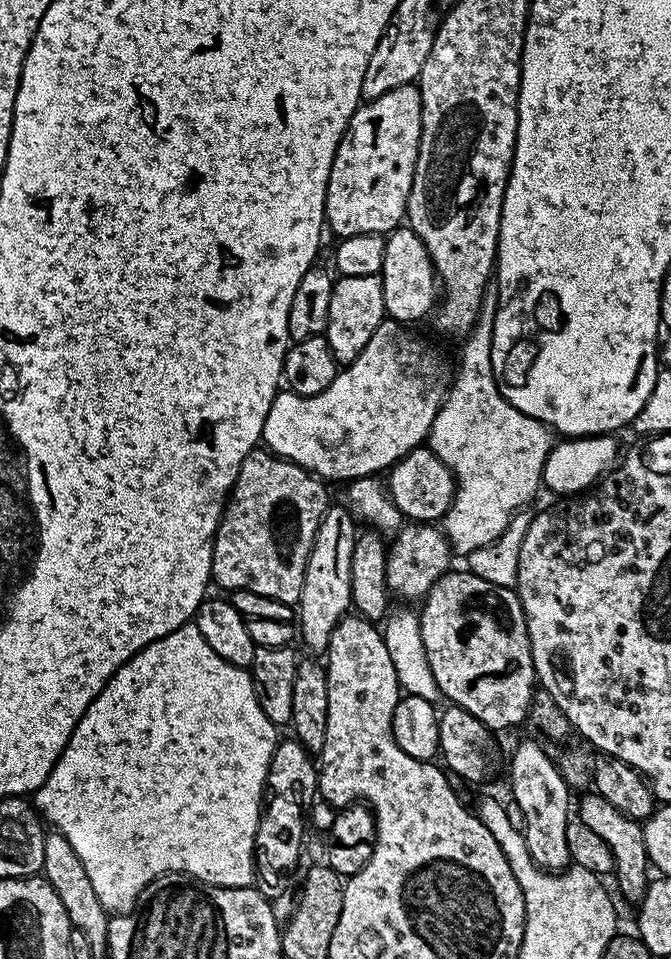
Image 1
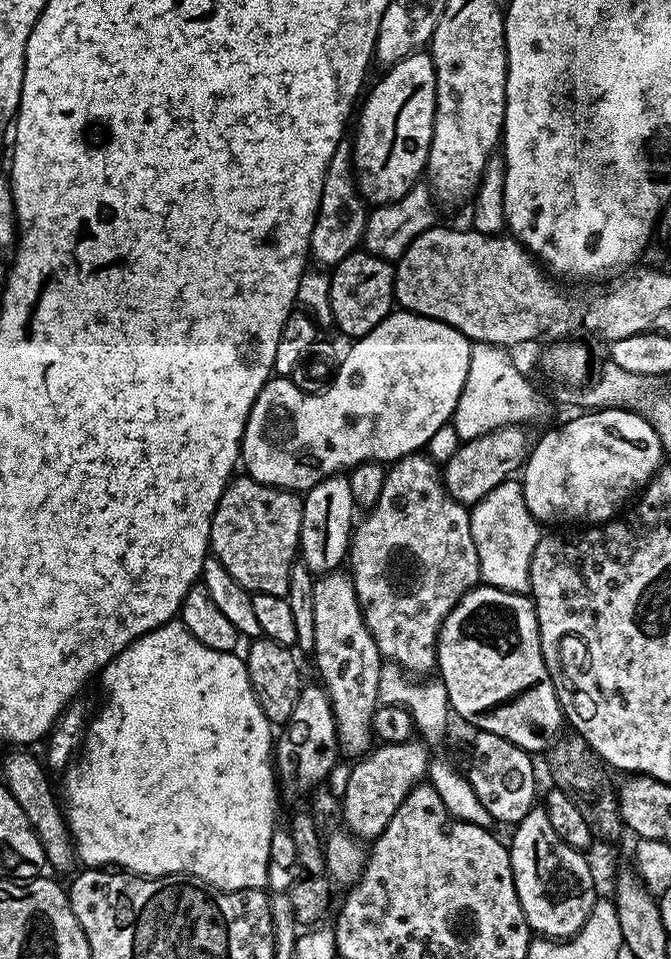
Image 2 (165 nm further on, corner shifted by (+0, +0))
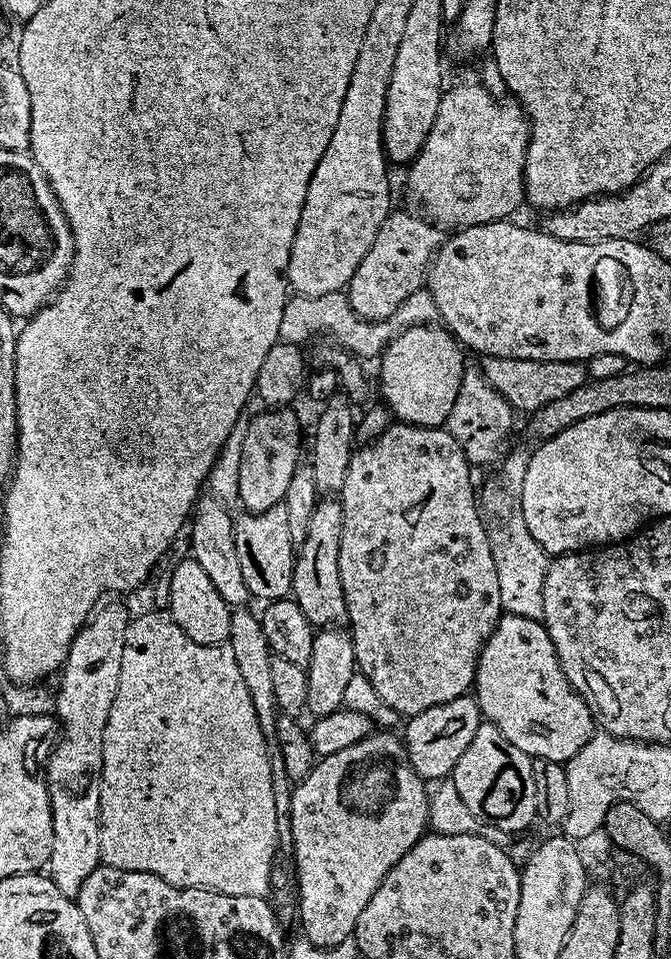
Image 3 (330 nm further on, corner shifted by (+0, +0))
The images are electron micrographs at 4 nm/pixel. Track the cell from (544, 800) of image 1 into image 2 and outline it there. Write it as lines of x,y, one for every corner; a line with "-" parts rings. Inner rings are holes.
535,806
515,825
516,833
510,840
508,857
512,863
512,877
518,894
518,902
522,906
522,914
526,918
529,929
537,937
555,941
567,941
582,930
583,924
590,918
591,911
598,899
594,878
591,877
587,855
579,848
566,846
557,832
550,827
550,818
546,818
543,806

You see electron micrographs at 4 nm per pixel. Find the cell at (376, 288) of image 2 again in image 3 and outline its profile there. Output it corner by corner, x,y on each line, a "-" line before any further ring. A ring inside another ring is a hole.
389,212
386,222
382,222
378,230
378,238
374,238
374,246
366,250
366,258
362,258
358,270
354,270
350,278
346,295
354,314
363,320
390,320
410,294
425,287
428,268
440,249
442,235
431,219
416,212

